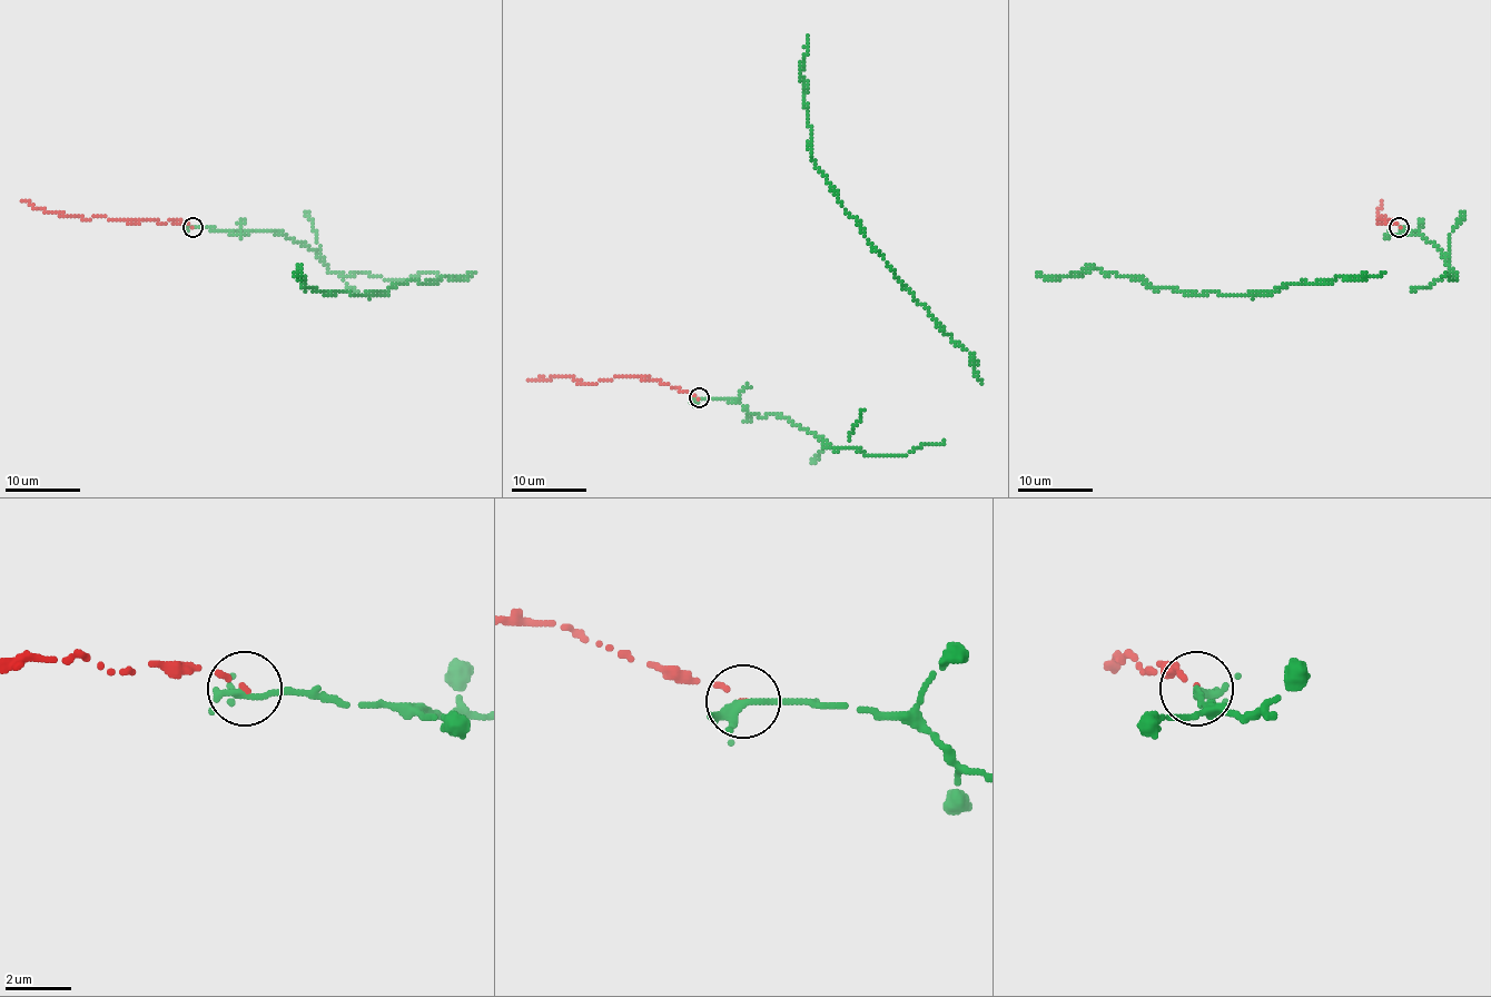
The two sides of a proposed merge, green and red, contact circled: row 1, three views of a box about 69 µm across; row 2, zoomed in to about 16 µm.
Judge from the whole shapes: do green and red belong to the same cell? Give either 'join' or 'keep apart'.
join

